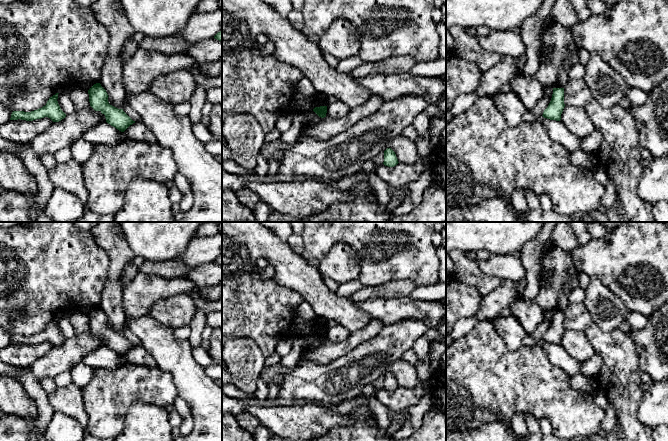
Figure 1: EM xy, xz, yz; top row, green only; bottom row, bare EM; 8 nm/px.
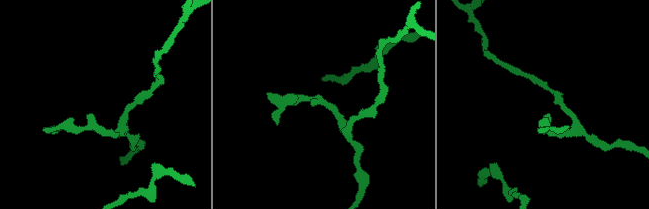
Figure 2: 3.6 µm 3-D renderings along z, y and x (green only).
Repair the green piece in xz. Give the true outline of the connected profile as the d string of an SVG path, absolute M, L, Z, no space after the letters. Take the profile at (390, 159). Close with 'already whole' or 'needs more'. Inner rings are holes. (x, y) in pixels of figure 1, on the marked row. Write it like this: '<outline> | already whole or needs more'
M387 148L384 151L384 162L383 164L388 167L394 167L398 164L398 159L395 152L391 148Z | already whole

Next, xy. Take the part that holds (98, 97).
M100 83L94 84L89 90L90 106L95 111L105 115L106 122L121 132L124 132L130 125L135 123L123 109L118 109L108 102L108 94Z | already whole

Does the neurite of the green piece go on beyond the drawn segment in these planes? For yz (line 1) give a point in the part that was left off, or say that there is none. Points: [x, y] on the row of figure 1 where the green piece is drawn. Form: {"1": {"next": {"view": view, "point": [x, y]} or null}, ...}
{"1": {"next": null}}

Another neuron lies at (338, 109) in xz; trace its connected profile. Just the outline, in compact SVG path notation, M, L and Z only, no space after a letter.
M336 101L327 106L326 116L329 118L344 117L350 112L351 108L340 101Z

